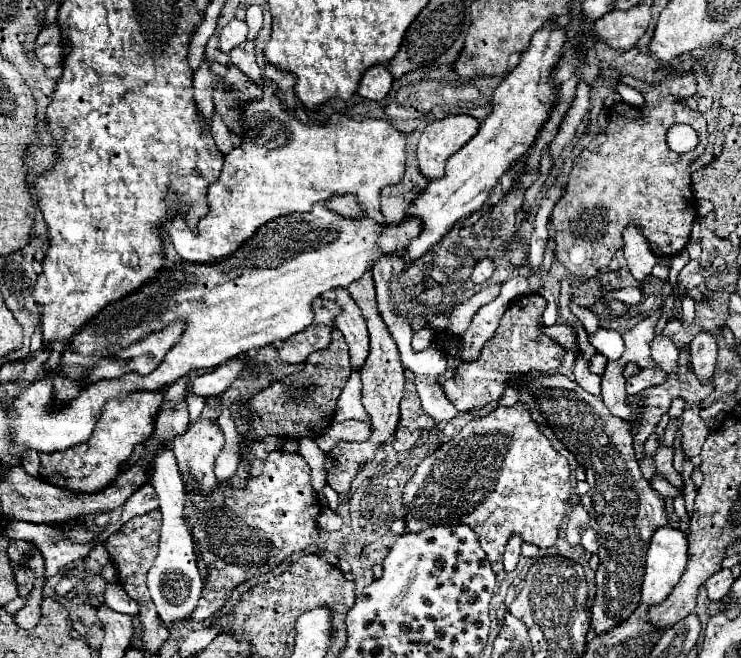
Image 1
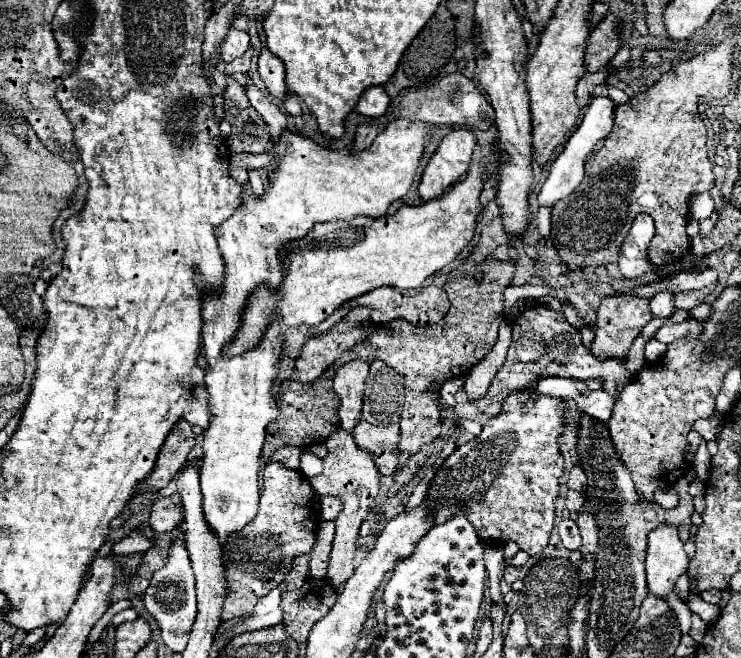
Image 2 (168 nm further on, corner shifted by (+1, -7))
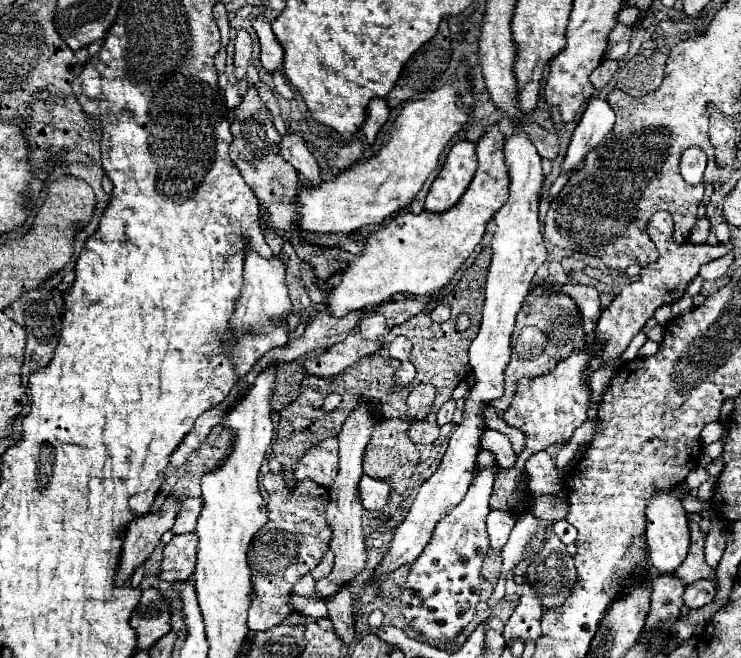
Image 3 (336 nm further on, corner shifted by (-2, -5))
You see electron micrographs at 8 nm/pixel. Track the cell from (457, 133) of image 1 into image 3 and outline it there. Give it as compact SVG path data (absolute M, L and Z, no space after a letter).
M471 141L455 143L447 155L443 169L439 171L437 179L433 181L427 193L425 211L443 213L451 209L469 187L475 175L475 169L477 169L475 143Z

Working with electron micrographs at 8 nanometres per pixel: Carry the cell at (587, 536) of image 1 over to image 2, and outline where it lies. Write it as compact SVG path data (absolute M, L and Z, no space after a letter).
M562 519L558 523L558 533L560 533L560 539L566 549L580 549L582 547L582 537L580 537L578 525L572 519Z

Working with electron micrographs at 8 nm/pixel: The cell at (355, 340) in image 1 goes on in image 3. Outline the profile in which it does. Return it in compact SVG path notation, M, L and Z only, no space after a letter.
M359 405L359 409L349 415L349 419L345 421L341 433L337 435L341 467L339 467L339 475L337 475L333 487L329 487L331 503L327 507L327 521L333 527L331 551L335 555L335 565L333 565L333 571L329 573L327 579L315 583L315 587L323 595L335 595L341 587L349 585L365 569L365 563L367 563L365 535L363 535L363 527L361 527L361 511L363 511L363 507L361 507L361 501L359 501L359 495L357 495L357 483L359 483L359 479L363 475L363 451L365 451L365 445L371 439L373 425L375 425L375 421L371 419L371 415L363 409L363 405Z

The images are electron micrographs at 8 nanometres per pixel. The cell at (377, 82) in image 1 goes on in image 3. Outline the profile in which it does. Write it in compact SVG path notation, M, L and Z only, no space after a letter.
M373 99L367 107L367 121L363 125L363 133L365 133L365 139L369 145L375 143L375 137L387 119L389 119L389 107L387 107L385 99Z

